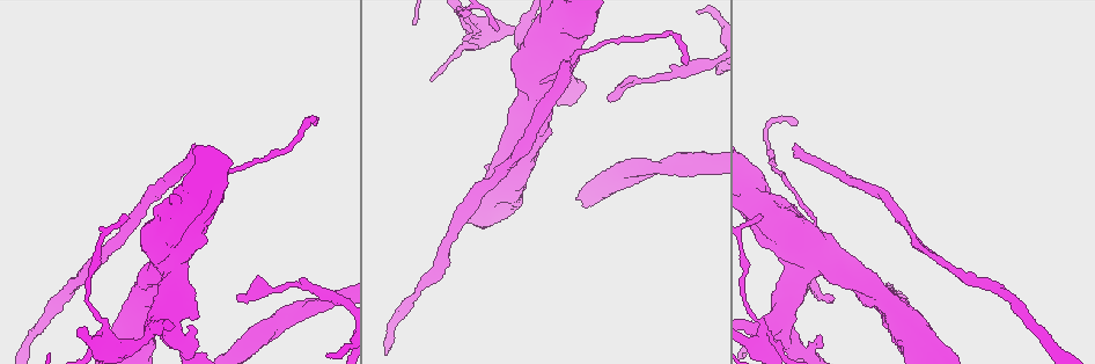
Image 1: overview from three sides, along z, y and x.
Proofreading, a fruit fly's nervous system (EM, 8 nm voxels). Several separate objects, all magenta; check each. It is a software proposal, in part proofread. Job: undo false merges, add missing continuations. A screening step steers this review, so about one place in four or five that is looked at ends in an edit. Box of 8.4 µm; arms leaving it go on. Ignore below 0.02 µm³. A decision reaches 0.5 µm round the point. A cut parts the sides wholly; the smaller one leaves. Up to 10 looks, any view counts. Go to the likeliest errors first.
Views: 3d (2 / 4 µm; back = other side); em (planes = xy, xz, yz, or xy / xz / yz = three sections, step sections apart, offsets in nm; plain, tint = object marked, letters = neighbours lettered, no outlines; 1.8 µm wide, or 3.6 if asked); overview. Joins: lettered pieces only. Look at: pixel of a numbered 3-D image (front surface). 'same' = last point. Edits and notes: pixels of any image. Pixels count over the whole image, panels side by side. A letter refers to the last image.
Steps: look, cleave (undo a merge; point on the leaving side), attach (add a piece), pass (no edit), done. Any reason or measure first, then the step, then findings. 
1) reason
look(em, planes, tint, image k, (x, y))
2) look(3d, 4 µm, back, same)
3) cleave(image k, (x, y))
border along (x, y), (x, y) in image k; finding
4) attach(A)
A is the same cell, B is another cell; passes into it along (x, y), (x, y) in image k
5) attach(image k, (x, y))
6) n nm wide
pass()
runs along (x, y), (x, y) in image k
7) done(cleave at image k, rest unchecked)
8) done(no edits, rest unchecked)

thin end
look(em, xz, step 4, letters, image 1, (796, 146))

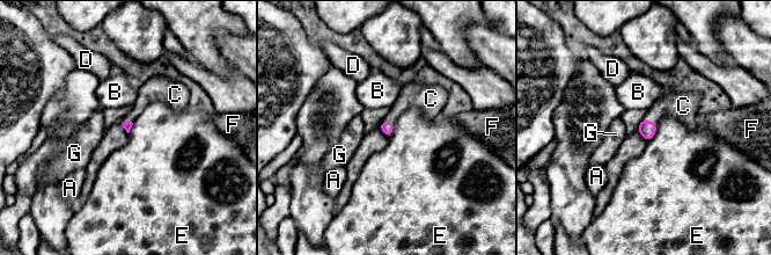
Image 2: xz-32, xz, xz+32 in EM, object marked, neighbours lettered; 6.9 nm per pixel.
another direction
look(em, planes, letters, same)

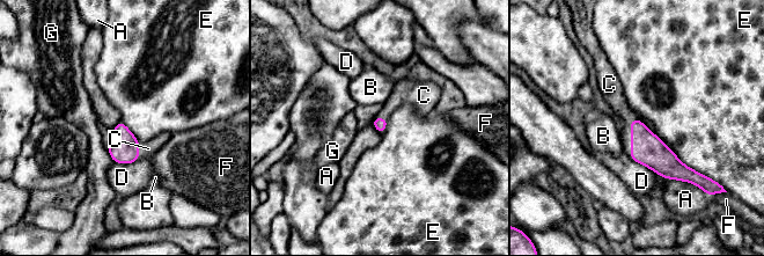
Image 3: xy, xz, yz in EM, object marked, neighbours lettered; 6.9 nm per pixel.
attach(C)
C is the same cell, A, B, D, E, F and G are other cells; it goes on there

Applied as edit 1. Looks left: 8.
redraw
look(overview)

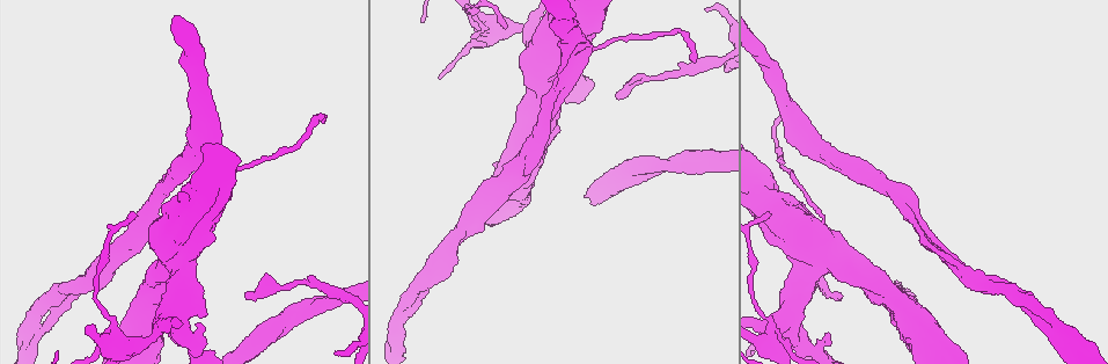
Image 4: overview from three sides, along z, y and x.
calibre changes
look(3d, 4 µm, back, image 1, (562, 54))

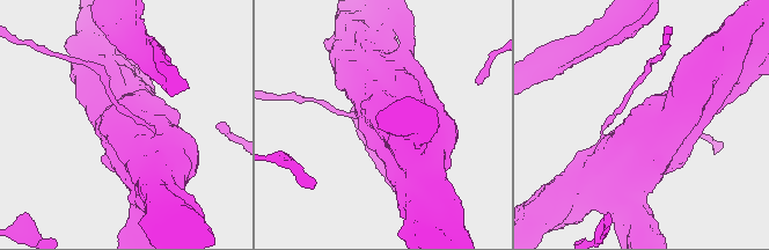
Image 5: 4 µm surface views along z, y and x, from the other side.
now the EM
look(em, 3.6 µm, planes, tint, image 5, (124, 127))

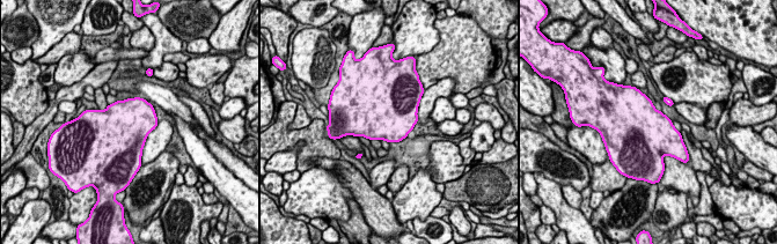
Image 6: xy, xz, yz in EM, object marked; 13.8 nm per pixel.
look(em, 3.6 µm, planes, letters, same)

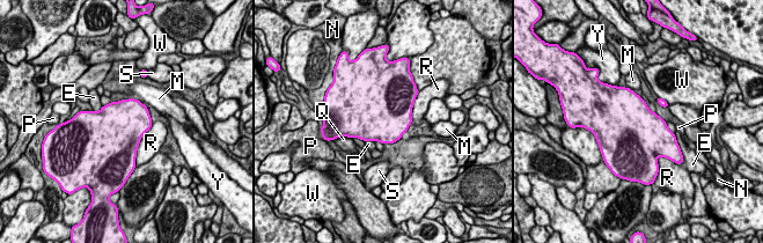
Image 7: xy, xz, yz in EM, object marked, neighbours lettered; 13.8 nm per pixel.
700 nm wide
pass()
E, M, N, P, Q, R, S, W and Y are other cells; border along (103, 105), (97, 111), (93, 110) in image 7; continuous, no second cell

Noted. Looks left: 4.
thin end
look(em, planes, letters, image 4, (841, 298))

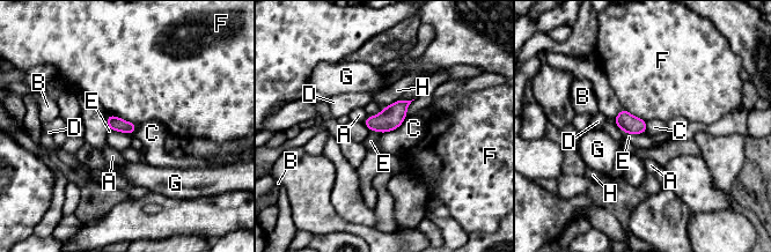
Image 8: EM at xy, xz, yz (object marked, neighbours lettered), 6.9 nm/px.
pass()
A, B, C, D, E, F, G and H are other cells; border along (646, 131), (625, 134) in image 8; none of them fits

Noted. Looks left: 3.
two arms at a narrow angle
look(3d, 2 µm, image 4, (114, 339))

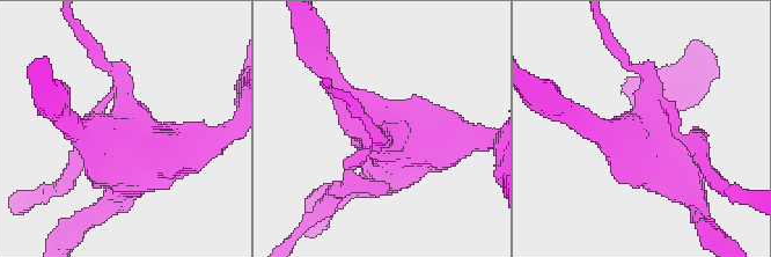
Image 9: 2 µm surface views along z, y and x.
shape alone is not enough
look(em, yz, step 16, tint, image 9, (646, 133))

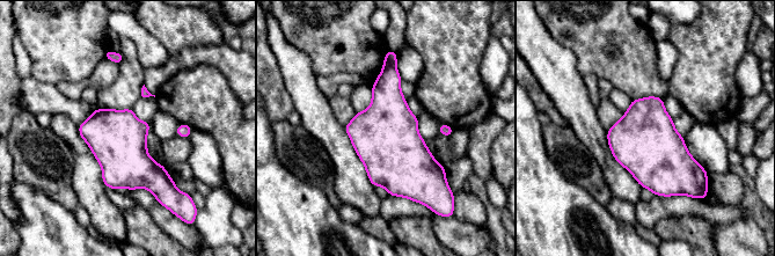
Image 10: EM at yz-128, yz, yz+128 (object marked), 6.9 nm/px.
look(em, planes, letters, same)

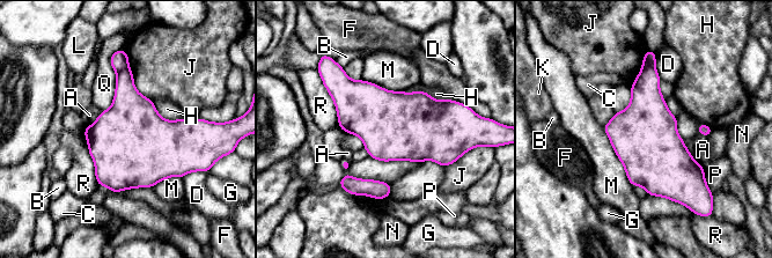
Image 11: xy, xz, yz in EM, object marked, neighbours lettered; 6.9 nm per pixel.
M touches over 500 nm
cleave(image 11, (649, 57))
A, B, C, D, F, G, H, J, K, L, M, N, P, Q and R are other cells; border along (654, 66), (645, 66), (642, 68) in image 11; two cells meet here

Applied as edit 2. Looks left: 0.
done(attach at image 3, cleave at image 11, rest unchecked)

